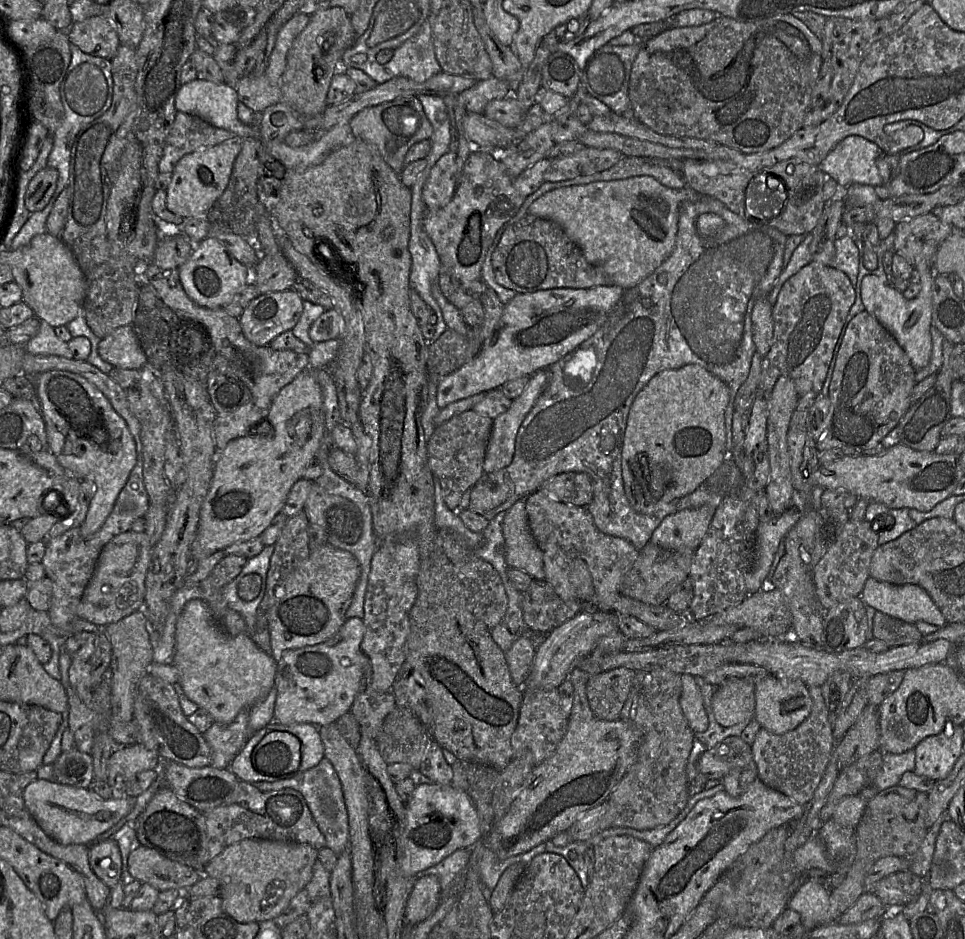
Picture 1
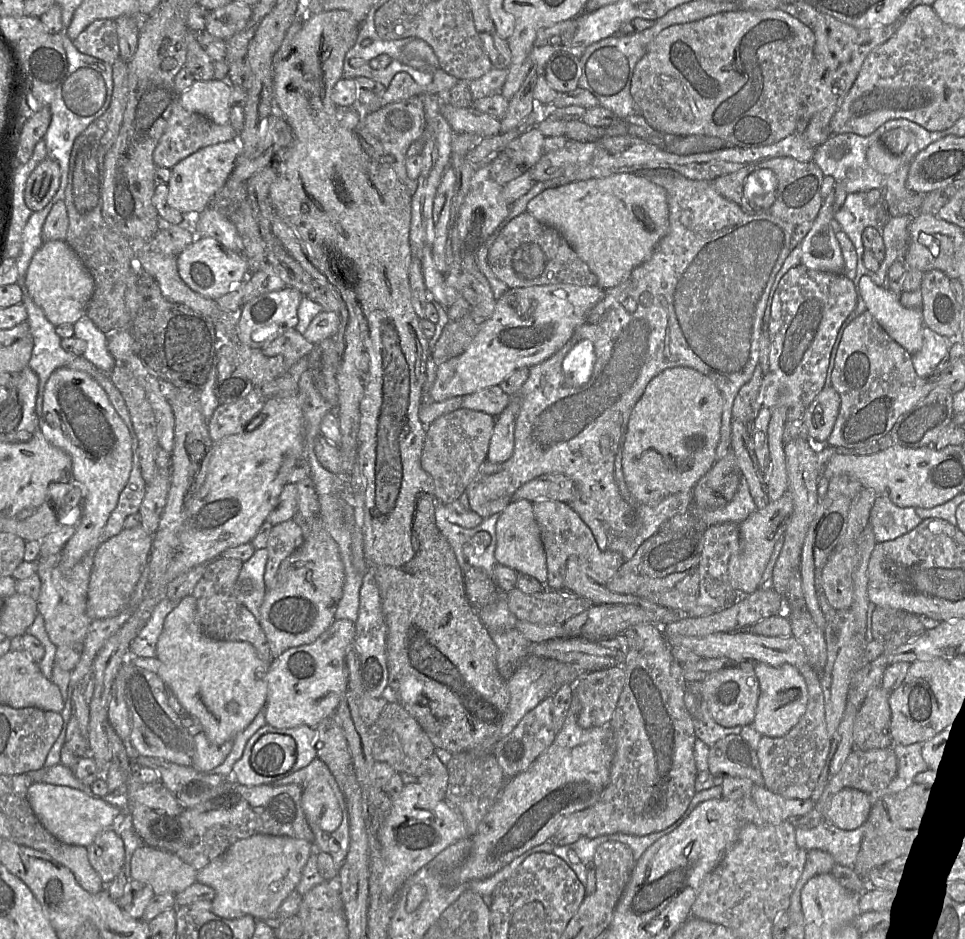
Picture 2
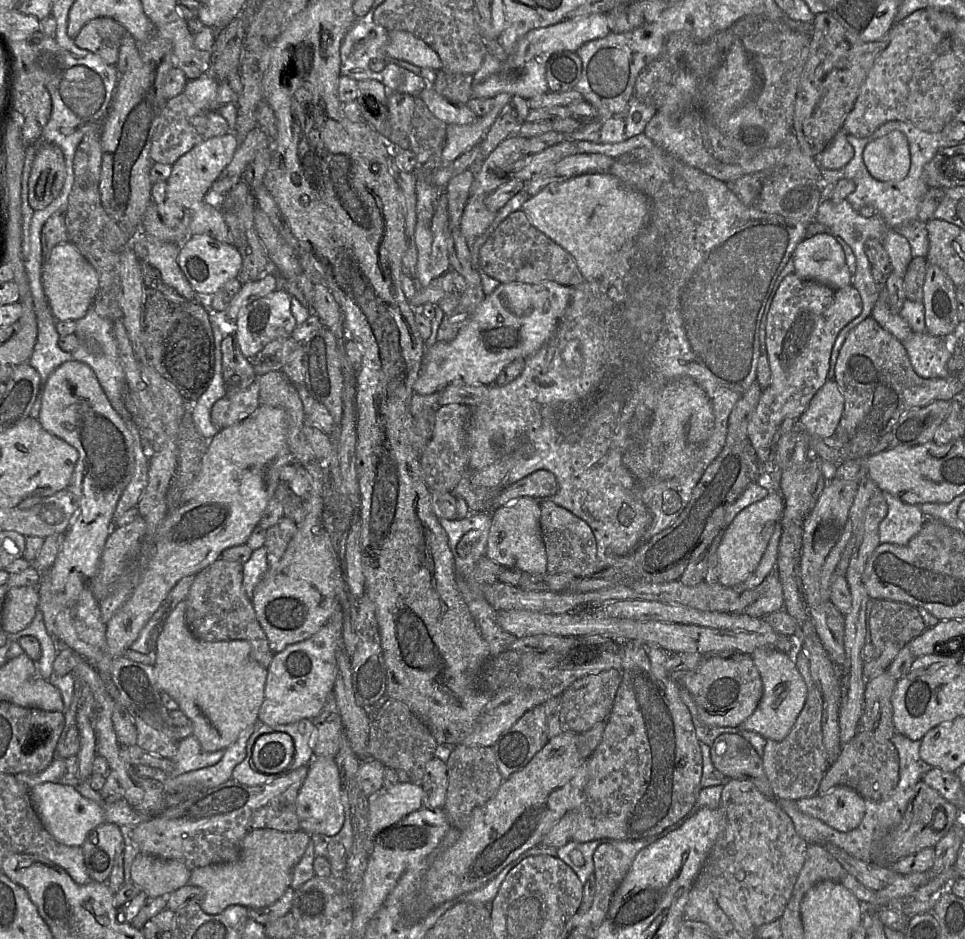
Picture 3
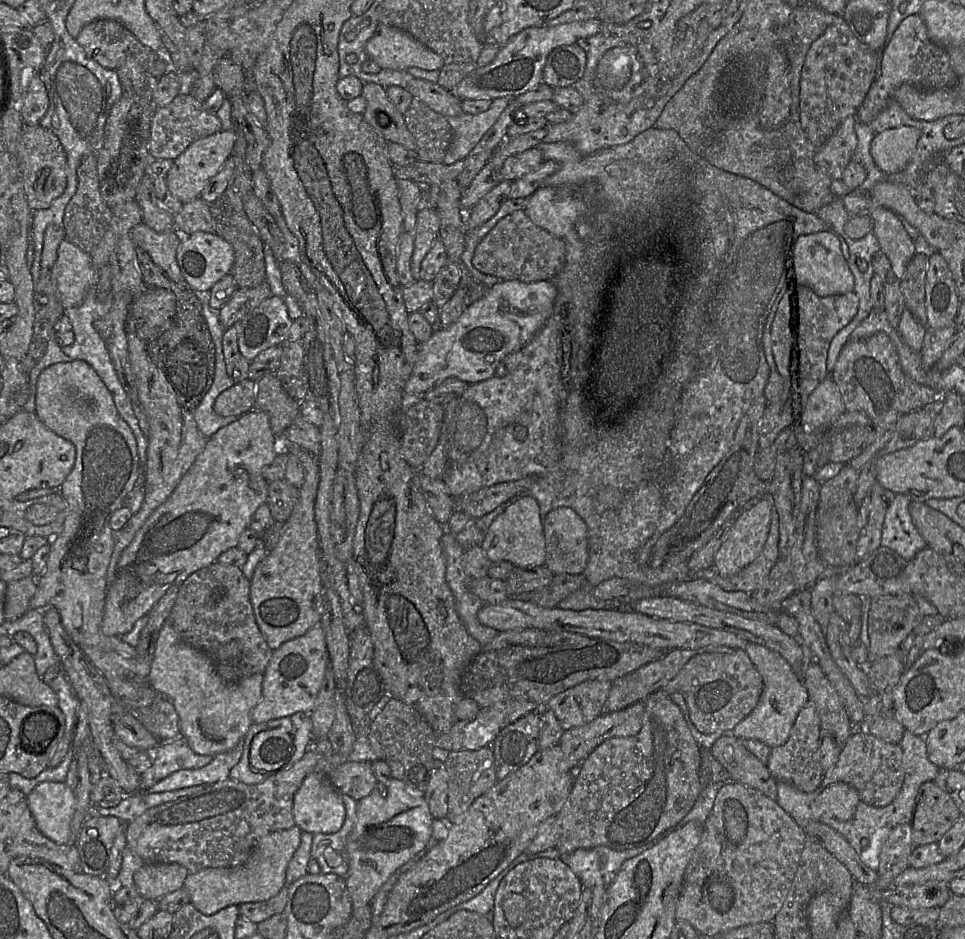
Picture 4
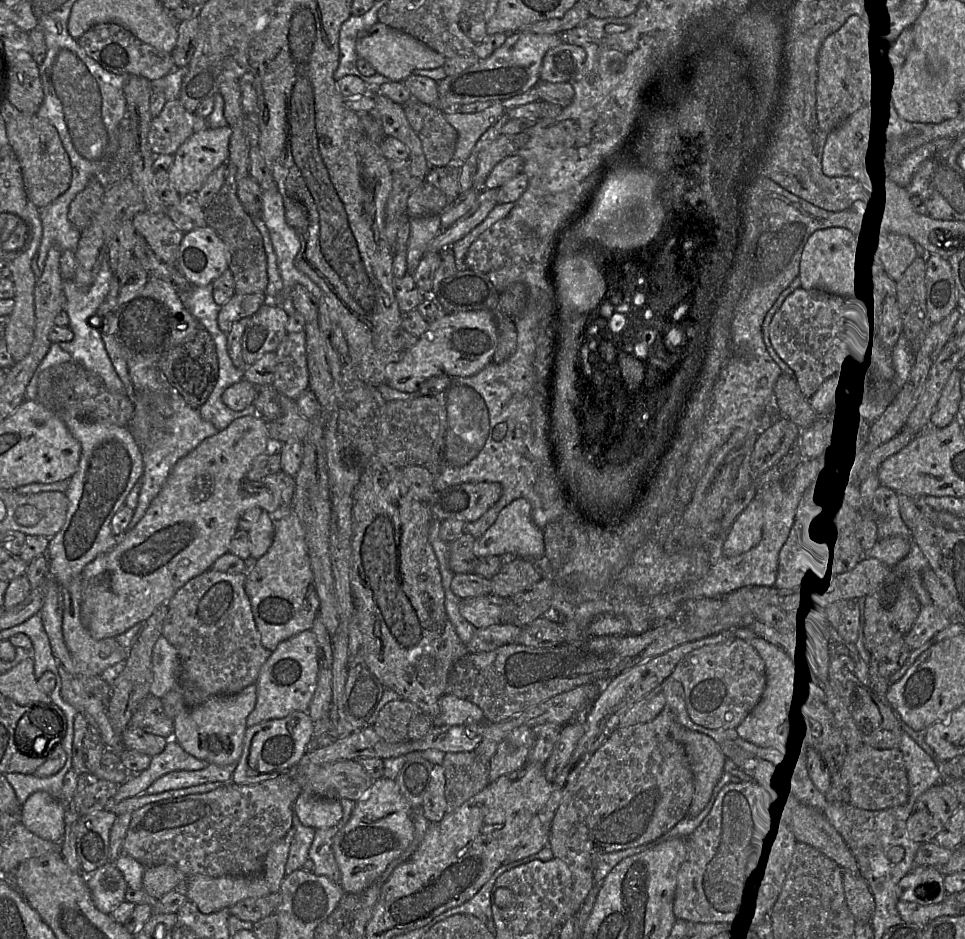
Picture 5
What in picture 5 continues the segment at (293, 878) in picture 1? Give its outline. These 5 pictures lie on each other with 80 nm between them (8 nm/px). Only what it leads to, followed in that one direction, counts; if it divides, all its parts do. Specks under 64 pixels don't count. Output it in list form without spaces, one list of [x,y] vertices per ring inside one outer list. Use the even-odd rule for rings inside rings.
[[[291,829],[282,839],[275,843],[268,851],[263,870],[256,876],[223,876],[210,877],[205,875],[195,875],[188,877],[185,882],[185,895],[193,902],[203,914],[211,914],[225,908],[234,906],[239,901],[246,898],[262,897],[272,893],[280,892],[281,883],[286,875],[285,866],[294,831]]]

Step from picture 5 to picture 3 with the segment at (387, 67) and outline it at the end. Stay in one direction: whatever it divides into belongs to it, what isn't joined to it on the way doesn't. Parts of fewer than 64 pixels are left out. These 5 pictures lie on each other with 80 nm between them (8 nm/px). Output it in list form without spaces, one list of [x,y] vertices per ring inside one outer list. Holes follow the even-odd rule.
[[[406,31],[388,32],[386,54],[421,68],[442,69],[437,53],[423,40]]]

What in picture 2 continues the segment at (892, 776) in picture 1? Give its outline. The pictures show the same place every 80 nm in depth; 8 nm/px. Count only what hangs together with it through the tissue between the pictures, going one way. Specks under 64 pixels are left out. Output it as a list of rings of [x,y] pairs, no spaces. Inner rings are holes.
[[[893,743],[891,745],[898,760],[898,771],[893,781],[884,789],[869,794],[871,805],[873,801],[886,794],[895,794],[907,789],[914,782],[914,777],[925,770],[927,766],[921,755],[922,743],[910,745]]]

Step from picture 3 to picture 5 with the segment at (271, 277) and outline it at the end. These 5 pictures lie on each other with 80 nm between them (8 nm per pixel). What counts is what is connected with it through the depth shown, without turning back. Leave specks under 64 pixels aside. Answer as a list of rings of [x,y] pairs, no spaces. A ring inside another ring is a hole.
[[[265,293],[256,294],[234,294],[233,297],[223,306],[218,314],[218,326],[221,331],[227,334],[233,324],[243,318],[251,317],[266,298]]]

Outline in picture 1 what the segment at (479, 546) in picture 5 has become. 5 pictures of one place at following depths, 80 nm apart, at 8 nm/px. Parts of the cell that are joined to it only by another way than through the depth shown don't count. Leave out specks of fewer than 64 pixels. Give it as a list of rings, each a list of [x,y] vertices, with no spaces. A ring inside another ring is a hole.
[[[518,500],[505,511],[502,532],[507,565],[526,572],[534,579],[544,580],[543,553],[531,533],[525,500]]]

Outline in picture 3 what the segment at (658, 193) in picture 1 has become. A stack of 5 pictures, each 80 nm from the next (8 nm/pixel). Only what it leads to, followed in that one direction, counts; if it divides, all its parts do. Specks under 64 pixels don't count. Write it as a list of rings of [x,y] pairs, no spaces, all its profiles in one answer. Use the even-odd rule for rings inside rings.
[[[610,173],[580,174],[553,183],[531,196],[522,206],[531,224],[565,248],[575,259],[586,281],[600,279],[614,266],[626,244],[646,226],[650,207],[645,196]]]

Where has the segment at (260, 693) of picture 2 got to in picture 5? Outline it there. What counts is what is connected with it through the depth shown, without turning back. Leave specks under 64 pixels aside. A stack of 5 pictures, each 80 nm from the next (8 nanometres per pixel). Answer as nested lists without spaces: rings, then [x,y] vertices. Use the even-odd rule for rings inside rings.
[[[163,635],[154,645],[151,669],[150,693],[161,699],[174,688],[179,676],[178,653]],[[256,684],[231,696],[214,696],[201,705],[185,709],[174,721],[173,739],[189,754],[219,766],[238,763],[246,729],[246,719],[256,705]]]

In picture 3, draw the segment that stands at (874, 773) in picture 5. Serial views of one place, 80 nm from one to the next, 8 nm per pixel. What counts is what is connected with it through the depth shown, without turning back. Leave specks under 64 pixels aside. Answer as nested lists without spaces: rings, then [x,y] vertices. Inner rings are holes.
[[[857,732],[848,743],[842,745],[839,756],[826,770],[818,794],[826,794],[844,785],[854,789],[866,801],[881,801],[897,786],[899,771],[899,754],[891,740],[879,742],[869,733]]]

